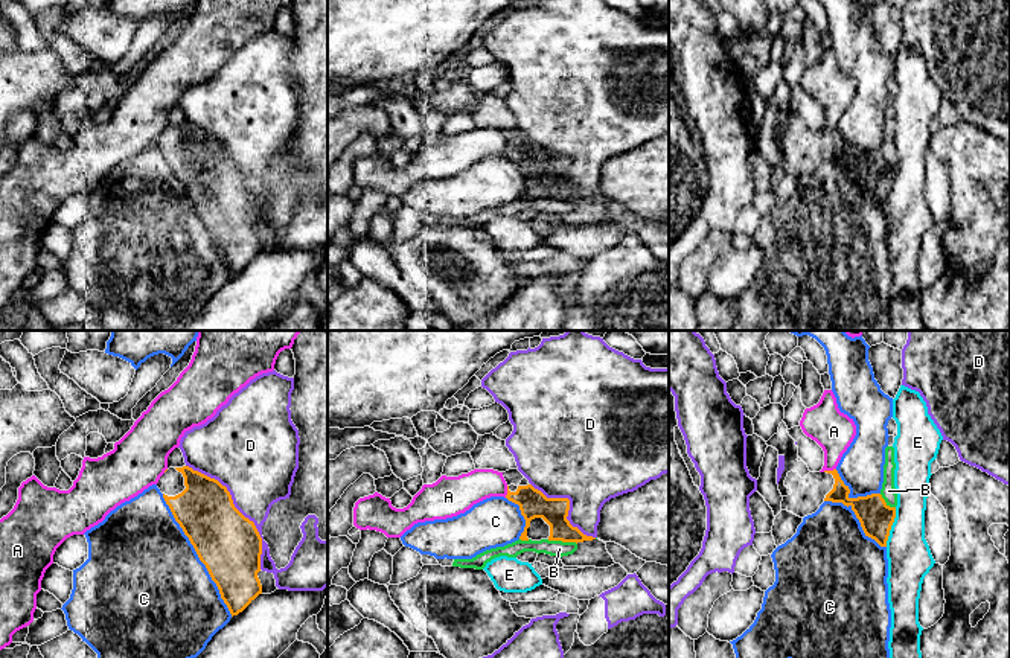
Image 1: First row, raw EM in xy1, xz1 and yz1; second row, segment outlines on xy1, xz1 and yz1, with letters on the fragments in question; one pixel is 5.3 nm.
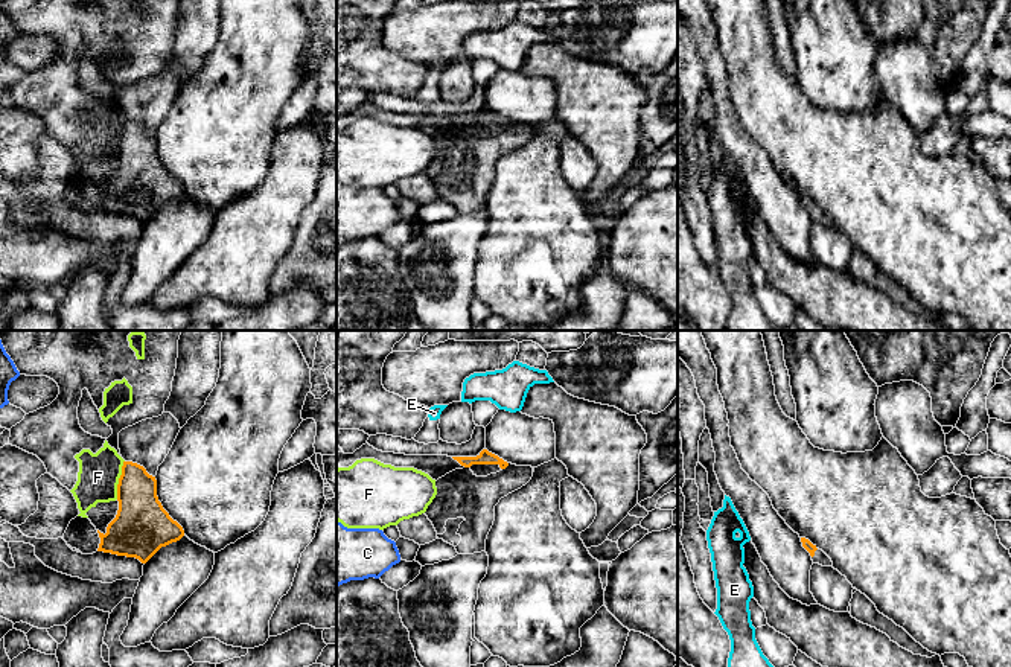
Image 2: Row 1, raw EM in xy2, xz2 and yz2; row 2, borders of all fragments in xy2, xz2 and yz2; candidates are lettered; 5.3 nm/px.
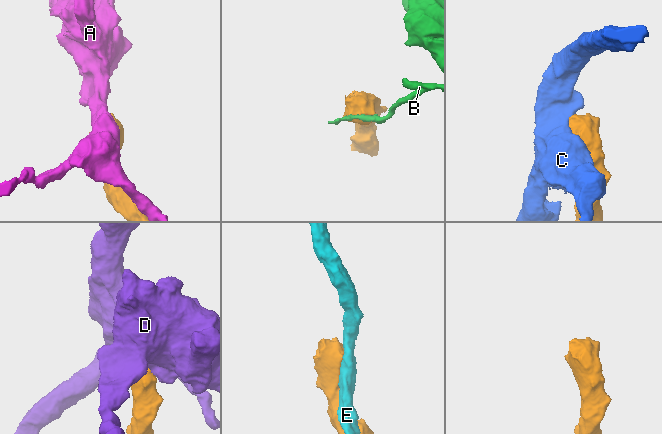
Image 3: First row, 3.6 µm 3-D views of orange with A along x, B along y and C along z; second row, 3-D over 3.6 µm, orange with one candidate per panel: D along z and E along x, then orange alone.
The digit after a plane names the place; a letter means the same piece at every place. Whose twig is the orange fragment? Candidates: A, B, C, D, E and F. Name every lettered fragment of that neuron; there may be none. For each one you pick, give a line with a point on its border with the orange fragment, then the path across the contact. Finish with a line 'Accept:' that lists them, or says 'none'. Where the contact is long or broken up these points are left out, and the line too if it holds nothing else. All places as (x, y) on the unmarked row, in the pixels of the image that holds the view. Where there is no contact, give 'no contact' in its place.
Accept: none

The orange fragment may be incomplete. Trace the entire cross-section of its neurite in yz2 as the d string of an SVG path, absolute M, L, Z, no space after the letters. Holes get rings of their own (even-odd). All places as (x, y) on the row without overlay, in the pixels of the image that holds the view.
M801 196L801 201L802 206L810 212L813 222L819 222L822 225L833 225L831 218L816 204L813 204L808 198Z

